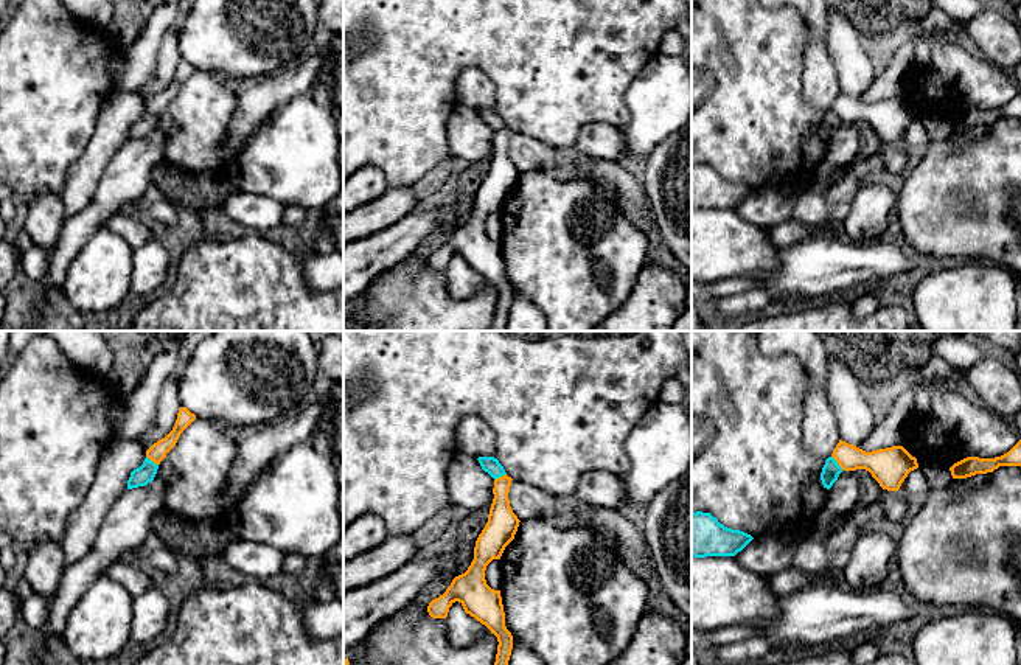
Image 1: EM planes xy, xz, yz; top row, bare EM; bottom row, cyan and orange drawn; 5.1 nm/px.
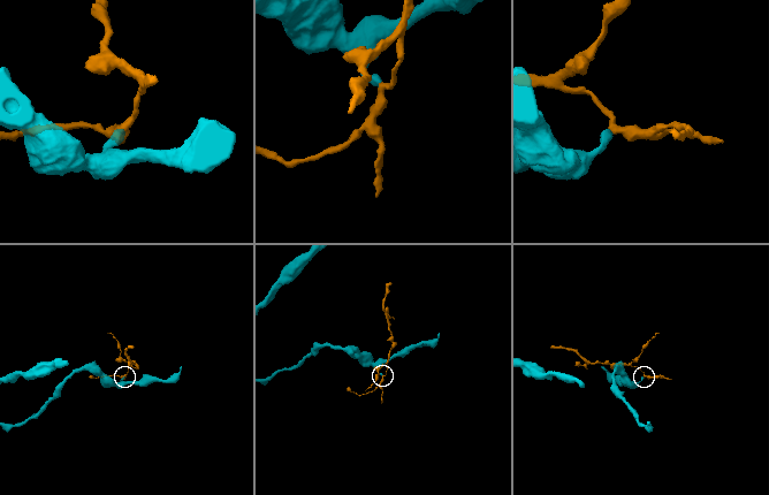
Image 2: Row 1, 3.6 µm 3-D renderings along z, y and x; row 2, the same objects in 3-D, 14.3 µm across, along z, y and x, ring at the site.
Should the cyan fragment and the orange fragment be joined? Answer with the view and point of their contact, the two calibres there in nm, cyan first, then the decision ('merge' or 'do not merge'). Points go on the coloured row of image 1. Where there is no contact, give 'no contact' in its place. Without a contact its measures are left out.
meets cyan in yz at (836, 463); 90 nm thick on the cyan side, 170 nm on the other; do not merge

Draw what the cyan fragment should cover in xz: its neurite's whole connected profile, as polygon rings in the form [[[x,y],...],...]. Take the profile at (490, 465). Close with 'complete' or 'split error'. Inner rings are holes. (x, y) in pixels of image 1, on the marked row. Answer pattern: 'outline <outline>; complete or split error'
outline [[[479,457],[477,460],[482,469],[488,472],[494,480],[507,474],[504,466],[494,457]]]; complete

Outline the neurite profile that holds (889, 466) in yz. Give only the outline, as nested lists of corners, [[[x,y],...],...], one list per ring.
[[[839,440],[831,457],[842,471],[869,471],[880,486],[887,491],[898,491],[908,474],[918,468],[917,458],[903,446],[866,452]]]

